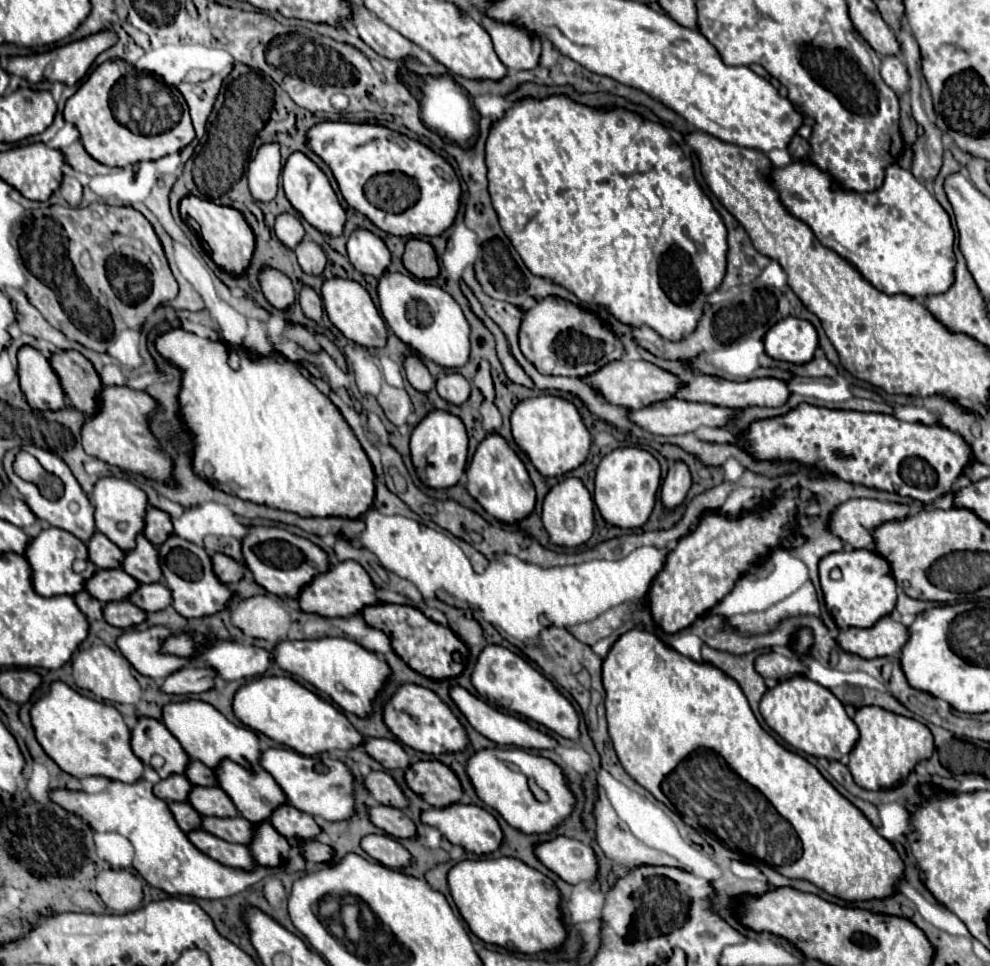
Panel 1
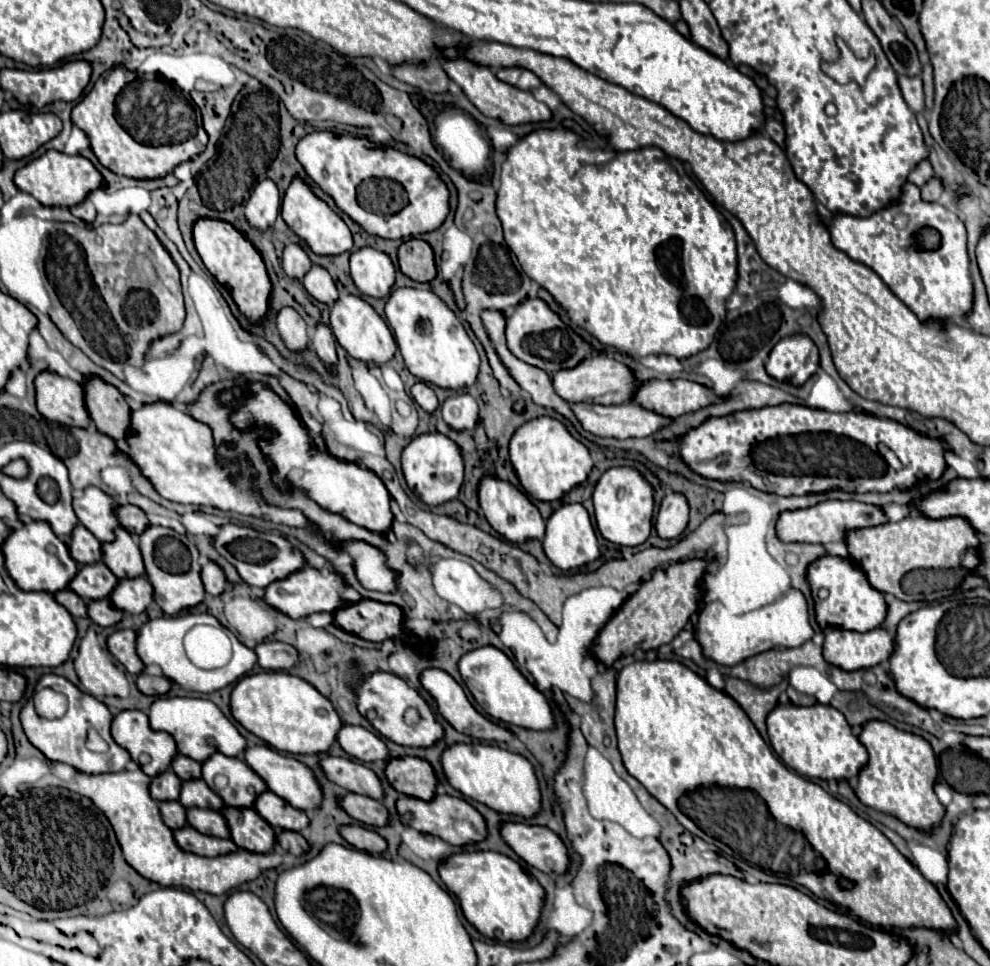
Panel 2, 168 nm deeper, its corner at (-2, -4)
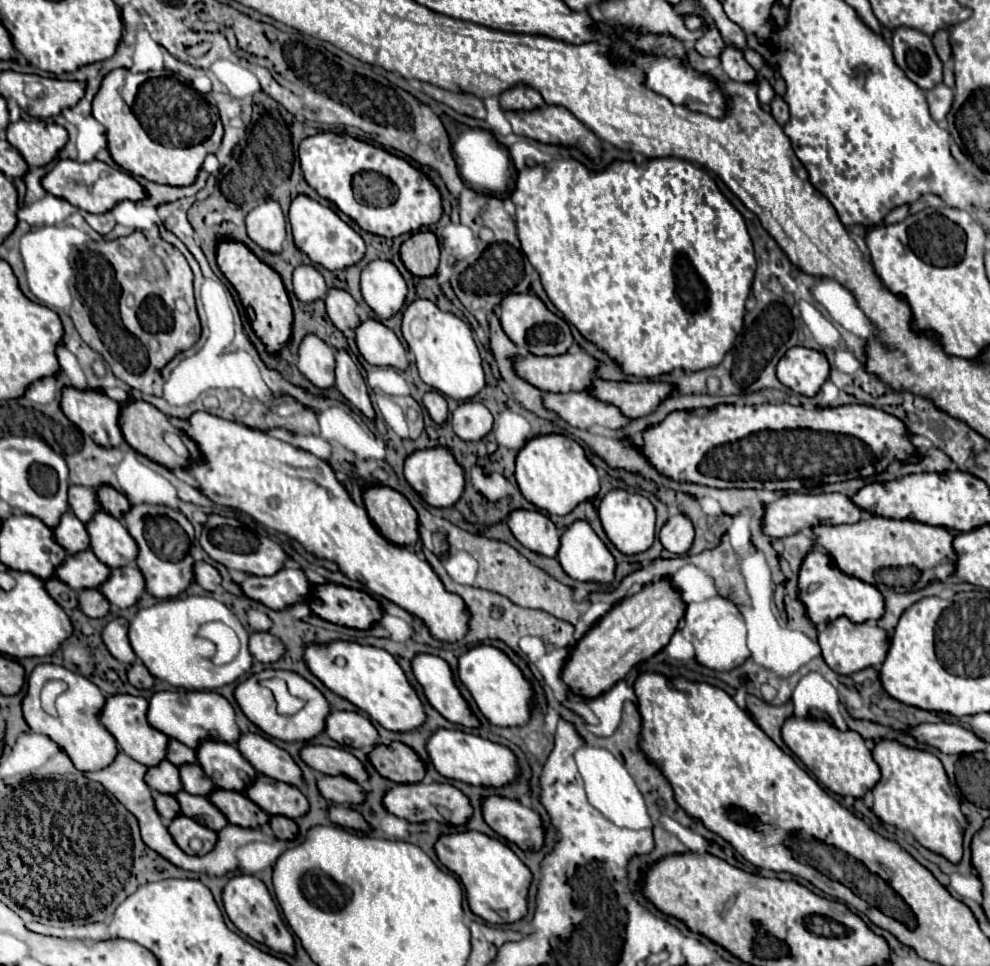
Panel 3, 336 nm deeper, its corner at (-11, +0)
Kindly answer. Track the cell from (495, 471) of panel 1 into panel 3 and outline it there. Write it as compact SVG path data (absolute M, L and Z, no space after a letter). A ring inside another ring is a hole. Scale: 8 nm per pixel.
M514 510L508 518L508 526L524 548L548 558L556 558L560 536L548 516L538 510Z

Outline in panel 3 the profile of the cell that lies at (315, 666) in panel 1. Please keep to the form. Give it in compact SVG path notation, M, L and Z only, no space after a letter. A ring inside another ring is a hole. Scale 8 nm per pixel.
M252 632L250 634L250 654L264 664L270 664L282 656L282 642L268 632Z

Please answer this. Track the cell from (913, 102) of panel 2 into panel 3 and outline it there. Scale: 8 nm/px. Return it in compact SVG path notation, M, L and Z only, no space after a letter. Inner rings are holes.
M938 84L938 88L932 88L930 92L926 92L926 100L930 106L930 114L936 122L946 120L946 114L952 108L954 102L954 92L946 86L946 84Z

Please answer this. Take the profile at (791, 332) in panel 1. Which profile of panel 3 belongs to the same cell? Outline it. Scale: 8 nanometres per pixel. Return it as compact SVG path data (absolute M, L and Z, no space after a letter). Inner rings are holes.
M790 348L778 362L778 380L802 396L816 396L830 372L822 352L808 348Z

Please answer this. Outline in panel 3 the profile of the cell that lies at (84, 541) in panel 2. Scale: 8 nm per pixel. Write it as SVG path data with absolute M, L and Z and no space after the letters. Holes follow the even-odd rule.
M68 510L62 514L58 526L52 530L54 540L68 552L68 554L76 554L82 550L88 550L90 546L90 538L86 536L86 528L84 524Z

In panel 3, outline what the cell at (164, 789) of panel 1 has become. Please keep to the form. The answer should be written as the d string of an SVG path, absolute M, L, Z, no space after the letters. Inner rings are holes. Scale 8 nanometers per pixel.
M162 760L158 766L148 768L144 774L144 782L152 790L162 792L162 794L176 794L178 790L182 790L178 768L174 764L170 764L168 760Z

